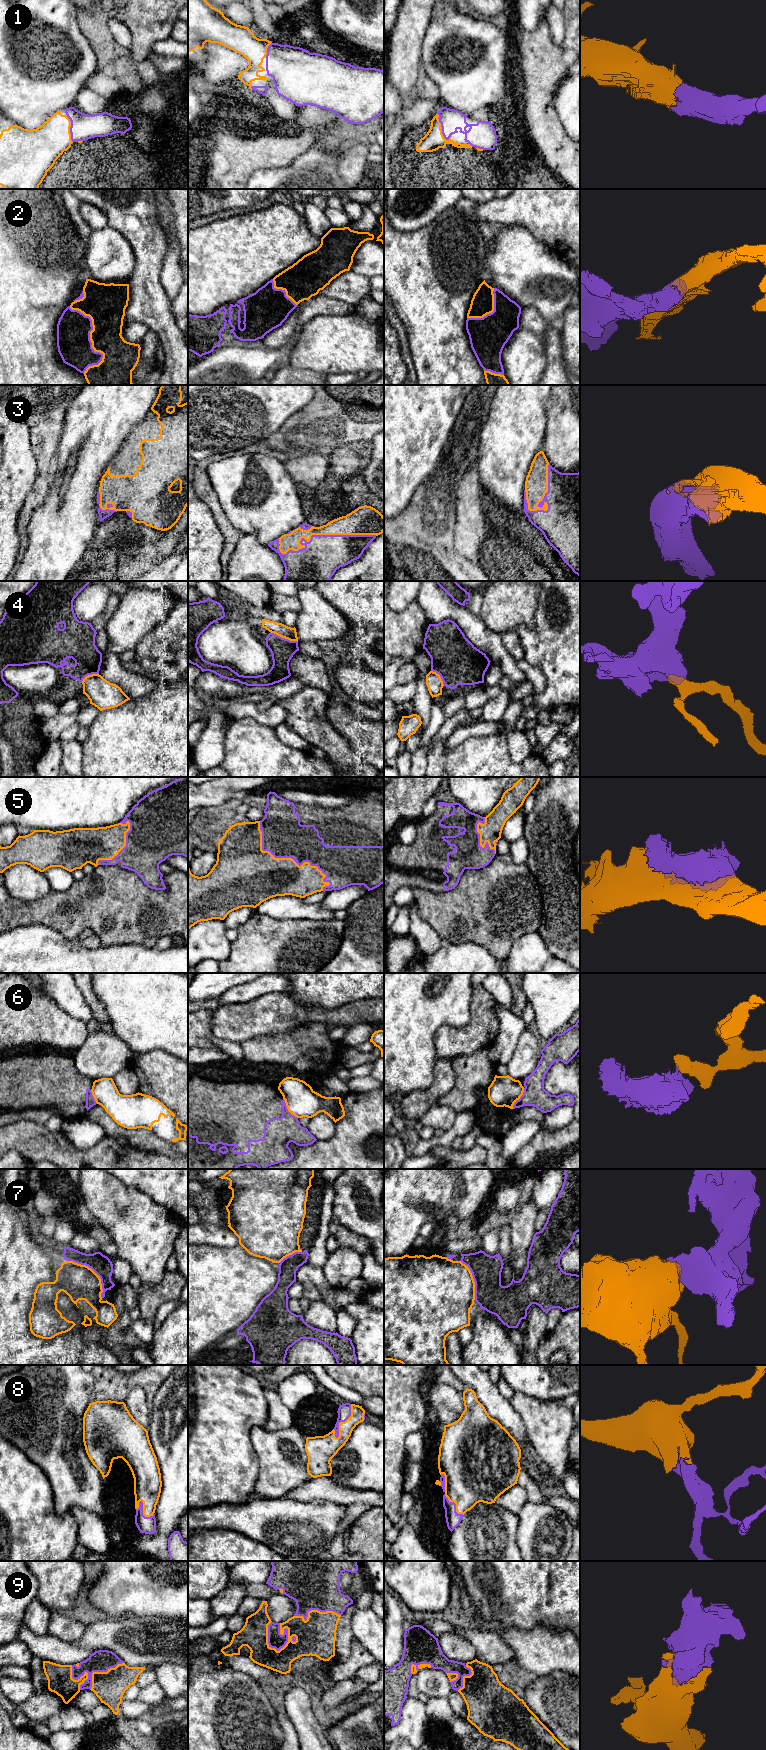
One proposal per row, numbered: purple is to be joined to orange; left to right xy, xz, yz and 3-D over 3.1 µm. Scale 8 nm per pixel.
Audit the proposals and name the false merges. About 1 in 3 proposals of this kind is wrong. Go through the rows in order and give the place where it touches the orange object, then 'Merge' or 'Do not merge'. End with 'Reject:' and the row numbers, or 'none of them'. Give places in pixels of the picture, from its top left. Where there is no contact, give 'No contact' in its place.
1: Touches orange at yz (441, 127). Merge
2: Touches orange at xy (90, 339). Merge
3: Touches orange at xz (320, 534). Merge
4: Touches orange at xz (284, 637). Do not merge
5: Touches orange at xz (286, 858). Merge
6: Touches orange at xz (287, 1108). Do not merge
7: Touches orange at xy (94, 1272). Do not merge
8: Touches orange at xz (342, 1422). Merge
9: Touches orange at xz (267, 1638). Merge
Reject: 4, 6, 7

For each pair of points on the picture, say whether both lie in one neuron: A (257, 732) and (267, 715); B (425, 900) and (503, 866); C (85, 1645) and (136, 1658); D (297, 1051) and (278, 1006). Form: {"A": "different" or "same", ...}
{"A": "different", "B": "same", "C": "same", "D": "different"}

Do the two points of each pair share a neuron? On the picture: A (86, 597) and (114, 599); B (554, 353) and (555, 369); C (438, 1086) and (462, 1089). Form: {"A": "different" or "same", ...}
{"A": "different", "B": "same", "C": "different"}

